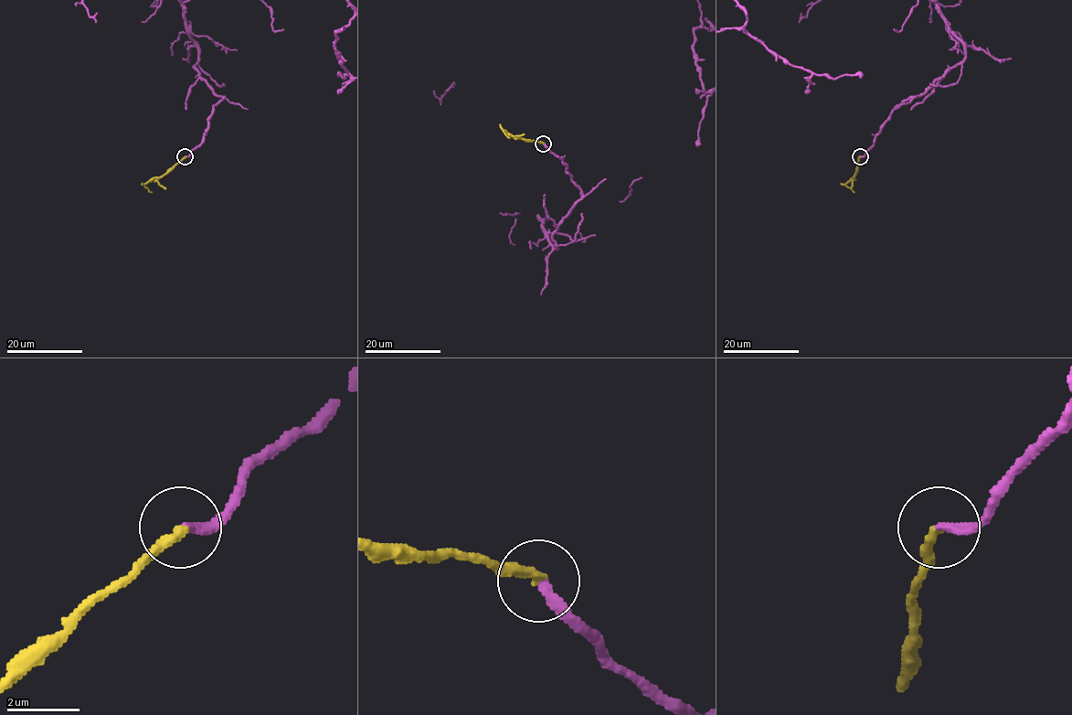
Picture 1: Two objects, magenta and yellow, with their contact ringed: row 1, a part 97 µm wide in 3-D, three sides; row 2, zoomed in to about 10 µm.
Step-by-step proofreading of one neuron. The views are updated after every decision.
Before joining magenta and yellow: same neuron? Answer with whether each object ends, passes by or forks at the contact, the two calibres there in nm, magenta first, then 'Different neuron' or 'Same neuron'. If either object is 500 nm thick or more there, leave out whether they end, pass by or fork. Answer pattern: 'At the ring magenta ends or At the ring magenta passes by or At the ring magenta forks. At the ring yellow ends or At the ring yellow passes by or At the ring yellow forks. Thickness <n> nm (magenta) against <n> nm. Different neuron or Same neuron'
At the ring magenta ends. At the ring yellow ends. Thickness 240 nm (magenta) against 260 nm. Same neuron

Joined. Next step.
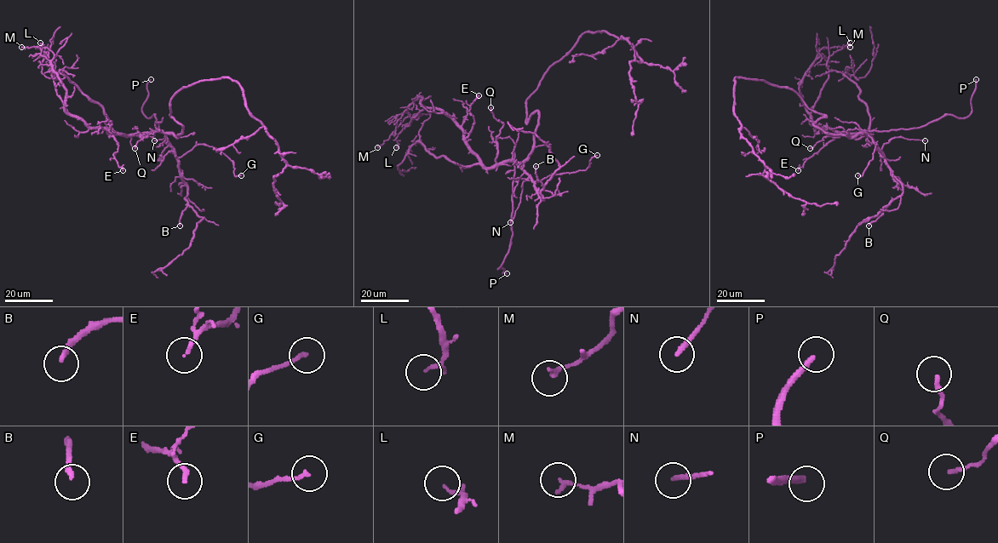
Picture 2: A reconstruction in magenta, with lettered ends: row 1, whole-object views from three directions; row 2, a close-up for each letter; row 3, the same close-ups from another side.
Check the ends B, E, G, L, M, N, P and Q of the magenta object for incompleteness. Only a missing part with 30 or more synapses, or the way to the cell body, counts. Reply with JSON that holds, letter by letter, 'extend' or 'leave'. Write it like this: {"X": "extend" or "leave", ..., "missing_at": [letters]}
{"B": "leave", "E": "leave", "G": "leave", "L": "leave", "M": "leave", "N": "leave", "P": "extend", "Q": "leave", "missing_at": ["P"]}

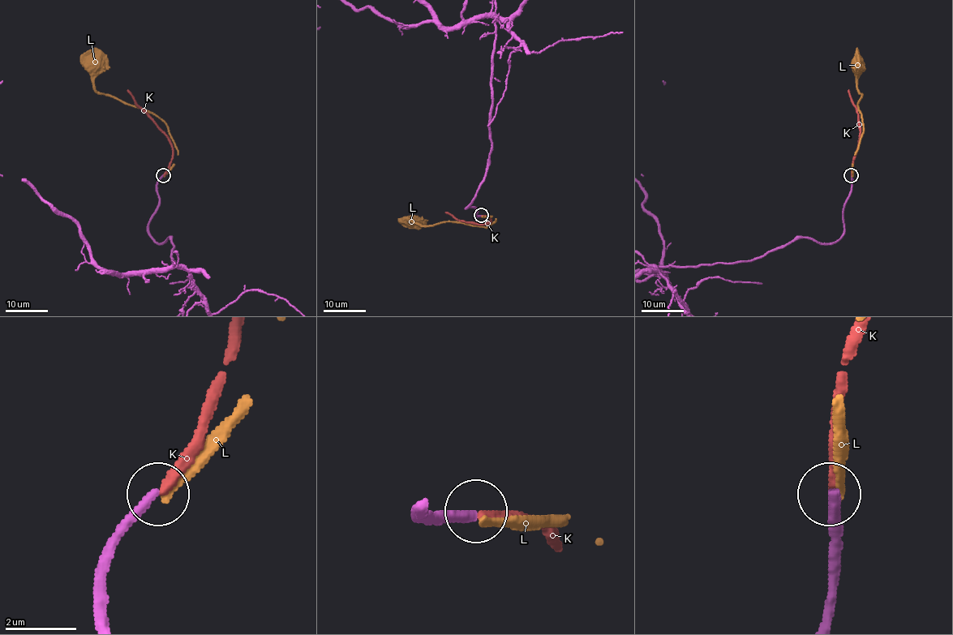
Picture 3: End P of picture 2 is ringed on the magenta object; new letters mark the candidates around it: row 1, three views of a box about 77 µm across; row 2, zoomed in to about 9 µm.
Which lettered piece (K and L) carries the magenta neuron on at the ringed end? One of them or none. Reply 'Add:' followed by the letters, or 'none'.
Add: K

